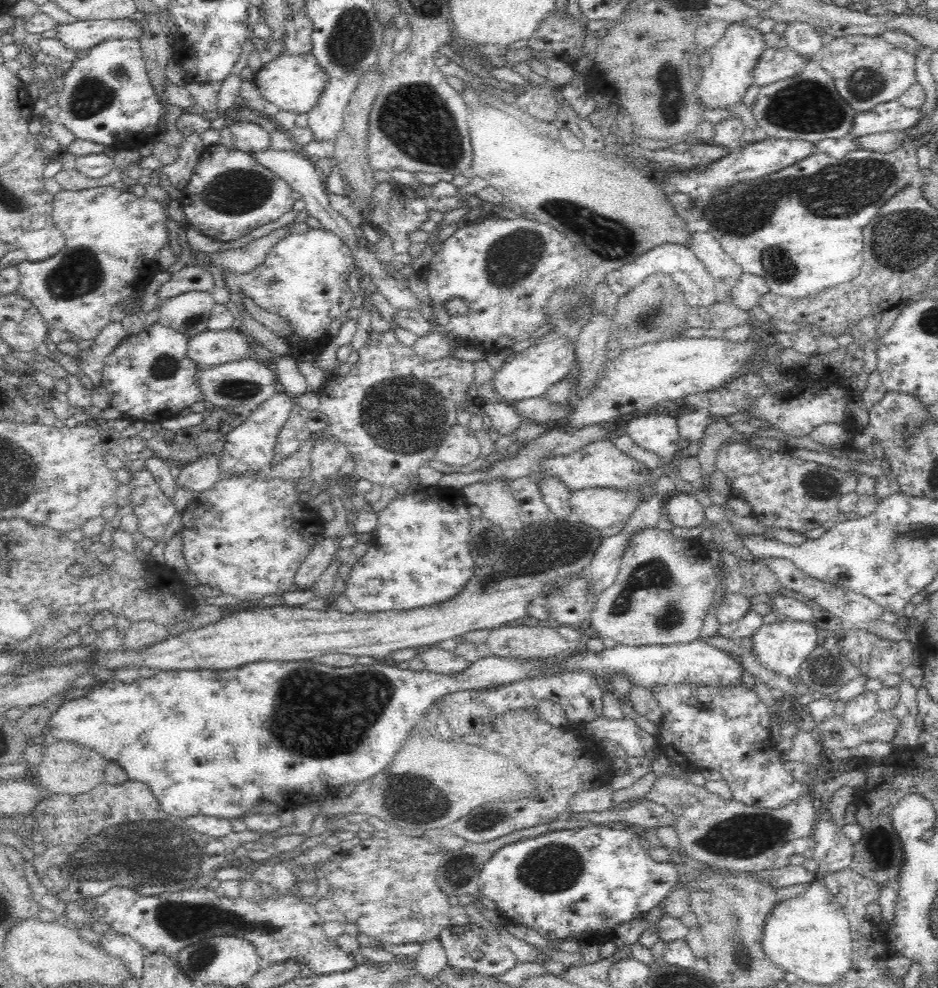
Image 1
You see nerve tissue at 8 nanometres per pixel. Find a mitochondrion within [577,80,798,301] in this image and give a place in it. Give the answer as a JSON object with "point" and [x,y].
{"point":[694,206]}

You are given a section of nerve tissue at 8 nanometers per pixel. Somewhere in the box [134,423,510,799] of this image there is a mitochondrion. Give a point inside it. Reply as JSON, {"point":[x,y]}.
{"point":[318,714]}

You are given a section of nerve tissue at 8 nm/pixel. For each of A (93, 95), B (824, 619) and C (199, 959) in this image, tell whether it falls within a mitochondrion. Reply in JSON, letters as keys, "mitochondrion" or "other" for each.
{"A":"mitochondrion","B":"other","C":"mitochondrion"}

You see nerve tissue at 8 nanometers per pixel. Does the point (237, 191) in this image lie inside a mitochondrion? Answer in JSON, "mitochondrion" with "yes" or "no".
{"mitochondrion":"yes"}

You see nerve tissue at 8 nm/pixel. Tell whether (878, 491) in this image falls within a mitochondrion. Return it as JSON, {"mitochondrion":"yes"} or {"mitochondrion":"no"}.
{"mitochondrion":"no"}

